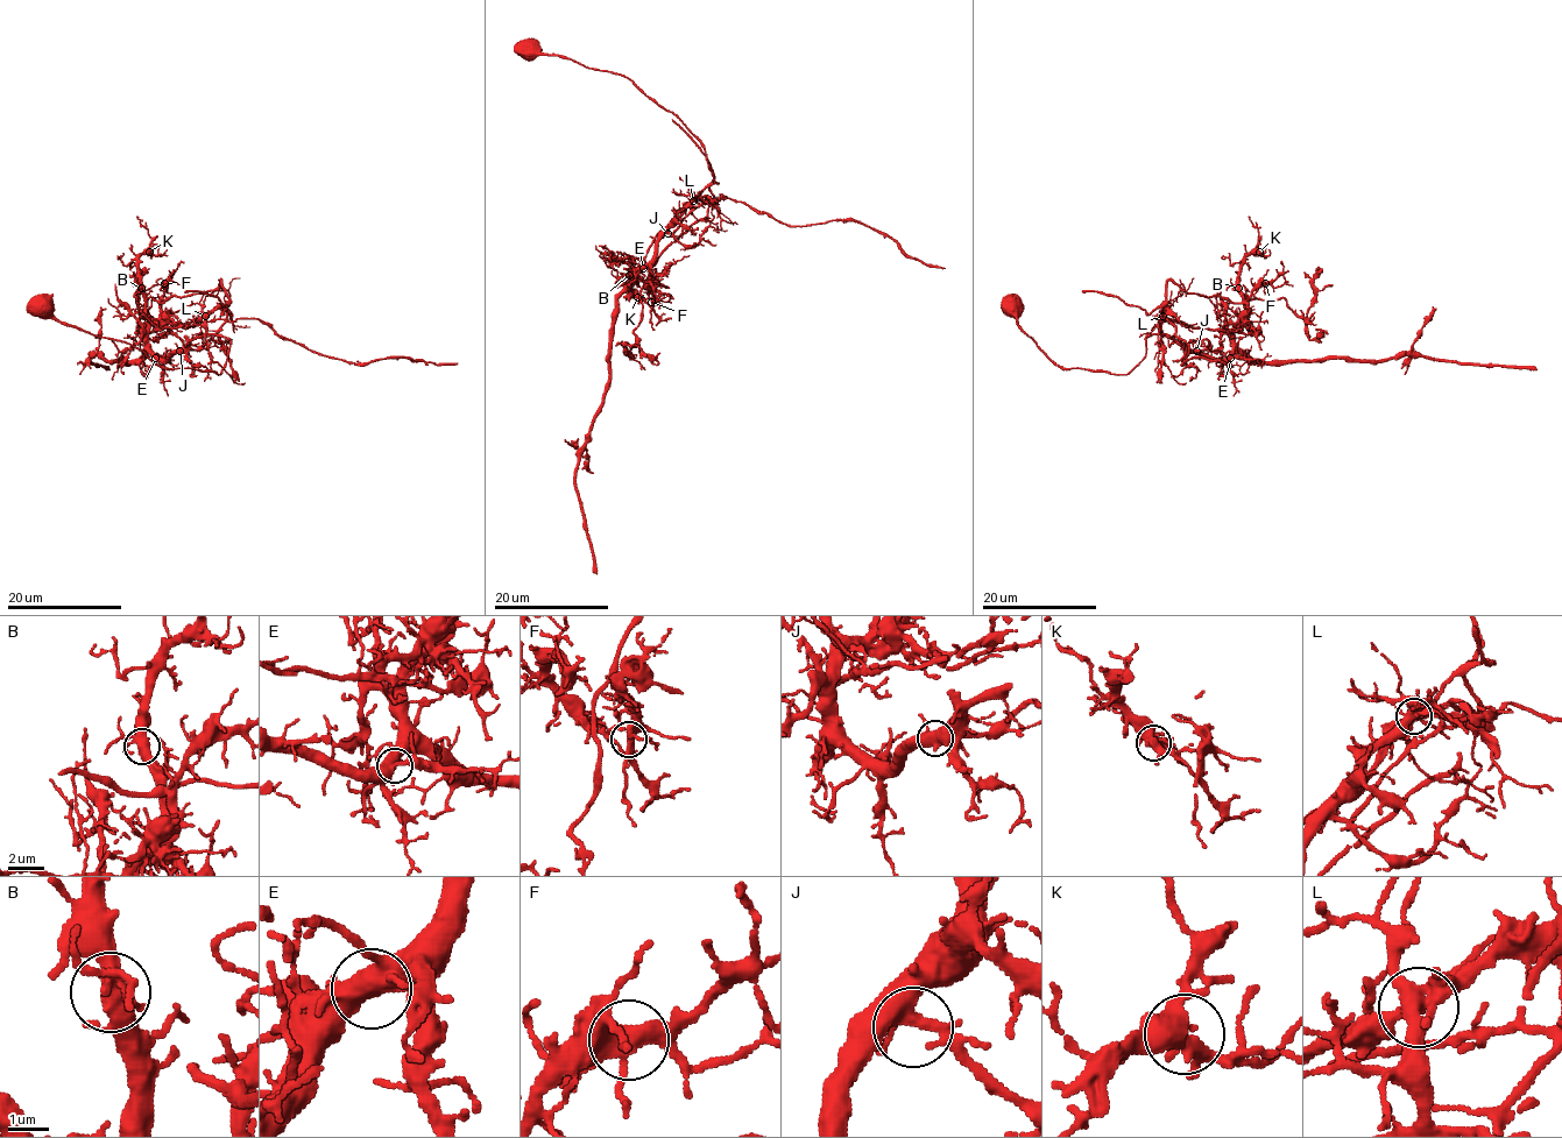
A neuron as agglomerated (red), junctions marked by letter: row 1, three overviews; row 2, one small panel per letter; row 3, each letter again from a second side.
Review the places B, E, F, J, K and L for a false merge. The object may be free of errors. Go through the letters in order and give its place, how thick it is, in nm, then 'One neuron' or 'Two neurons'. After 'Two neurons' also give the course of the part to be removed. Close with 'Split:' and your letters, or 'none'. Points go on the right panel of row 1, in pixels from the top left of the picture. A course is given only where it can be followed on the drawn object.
B: Place: (1238, 288). Thickness 440 nm. One neuron
E: Place: (1230, 358). Thickness 440 nm. One neuron
F: Place: (1265, 283). Thickness 440 nm. One neuron
J: Place: (1196, 351). Thickness 400 nm. One neuron
K: Place: (1259, 252). Thickness 480 nm. One neuron
L: Place: (1163, 316). Thickness 420 nm. Two neurons. Course of the part to remove: (1164, 316), (1165, 309), (1166, 316), (1159, 319), (1166, 319), (1187, 345), (1184, 363), (1191, 358), (1230, 363)
Split: L

